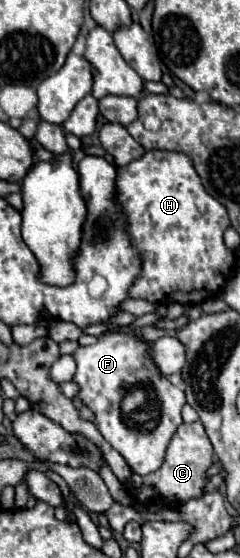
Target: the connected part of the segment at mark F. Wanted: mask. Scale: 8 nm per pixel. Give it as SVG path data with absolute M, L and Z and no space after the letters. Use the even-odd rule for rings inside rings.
M110 332L100 336L96 344L80 346L72 354L78 366L72 378L72 382L76 382L80 388L78 398L92 410L92 422L100 434L124 456L136 474L150 474L160 468L166 446L182 424L180 410L186 404L184 390L170 384L170 380L162 376L150 356L150 348L152 342L138 340L132 334ZM128 396L134 396L136 404L124 408L122 402Z

